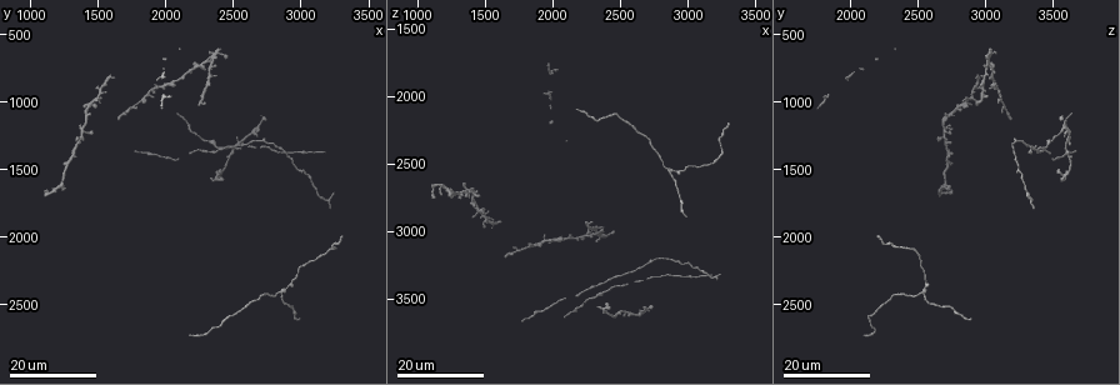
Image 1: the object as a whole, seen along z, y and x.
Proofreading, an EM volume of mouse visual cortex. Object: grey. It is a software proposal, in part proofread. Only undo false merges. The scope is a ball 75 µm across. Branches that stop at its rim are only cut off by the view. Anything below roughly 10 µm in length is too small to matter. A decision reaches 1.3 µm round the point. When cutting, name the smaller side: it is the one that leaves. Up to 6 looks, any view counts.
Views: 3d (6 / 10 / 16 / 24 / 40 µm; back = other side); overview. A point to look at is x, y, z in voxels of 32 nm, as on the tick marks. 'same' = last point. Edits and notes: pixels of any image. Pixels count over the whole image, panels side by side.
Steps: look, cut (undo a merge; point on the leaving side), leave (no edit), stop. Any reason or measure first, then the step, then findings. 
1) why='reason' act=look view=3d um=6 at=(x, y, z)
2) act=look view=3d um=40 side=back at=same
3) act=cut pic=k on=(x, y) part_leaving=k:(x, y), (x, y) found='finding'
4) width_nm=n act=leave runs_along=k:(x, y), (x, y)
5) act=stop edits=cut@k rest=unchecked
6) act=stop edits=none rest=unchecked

act=look view=3d um=24 at=(2460, 1320, 3340)

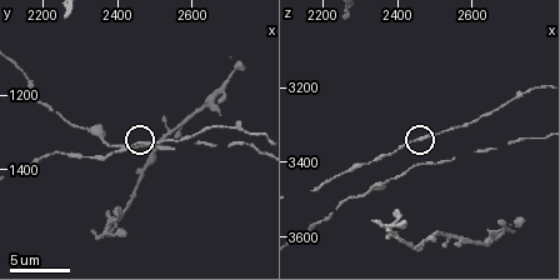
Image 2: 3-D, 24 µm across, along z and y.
act=look view=3d um=6 at=(2460, 1330, 3340)

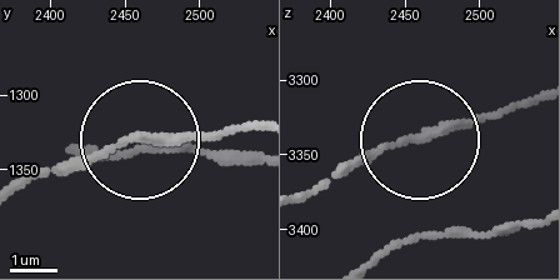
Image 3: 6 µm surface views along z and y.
width_nm=170 act=leave runs_along=3:(539, 93), (384, 144), (316, 184) found='continuous, no second cell'

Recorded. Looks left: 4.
why='arms part here' act=look view=3d um=24 at=(1720, 1060, 3120)

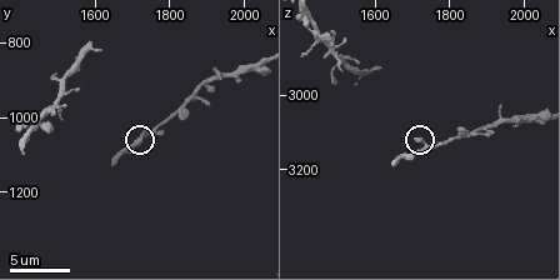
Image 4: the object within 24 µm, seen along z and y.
act=look view=3d um=6 at=(1730, 1040, 3140)

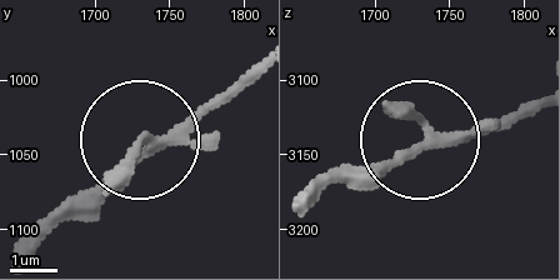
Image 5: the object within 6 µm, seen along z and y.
act=leave runs_along=5:(530, 105), (410, 144), (319, 193) found='continuous, no second cell'

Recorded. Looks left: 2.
why='two arms in line, one across' act=look view=3d um=16 at=(1950, 880, 3070)

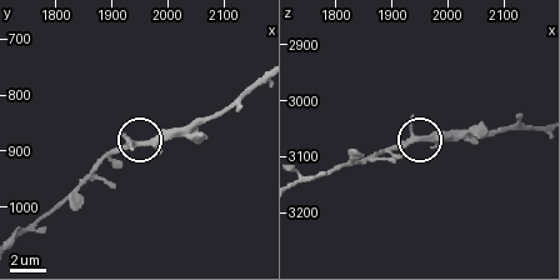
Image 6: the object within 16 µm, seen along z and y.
act=leave runs_along=6:(259, 76), (215, 114), (104, 153) found='one cell here'

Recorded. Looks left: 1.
act=stop edits=none rest=unchecked

